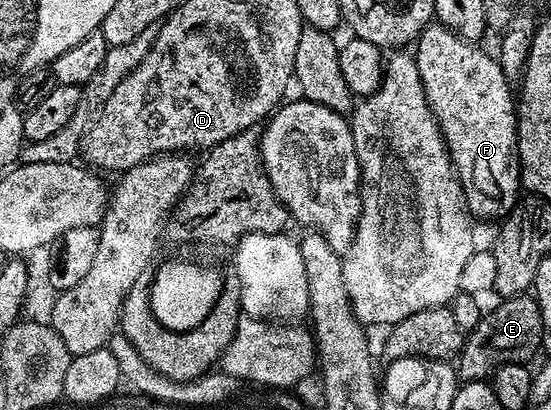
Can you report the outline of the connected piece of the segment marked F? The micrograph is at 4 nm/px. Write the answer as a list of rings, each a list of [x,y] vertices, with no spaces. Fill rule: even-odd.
[[[430,24],[417,37],[415,57],[419,80],[427,96],[427,104],[441,125],[441,135],[453,162],[453,172],[461,181],[461,191],[465,194],[465,206],[470,215],[477,218],[501,220],[519,201],[522,193],[521,166],[517,163],[517,113],[515,94],[509,91],[510,79],[506,78],[498,59],[491,53],[484,54],[480,45],[460,38],[455,32],[440,24]]]

